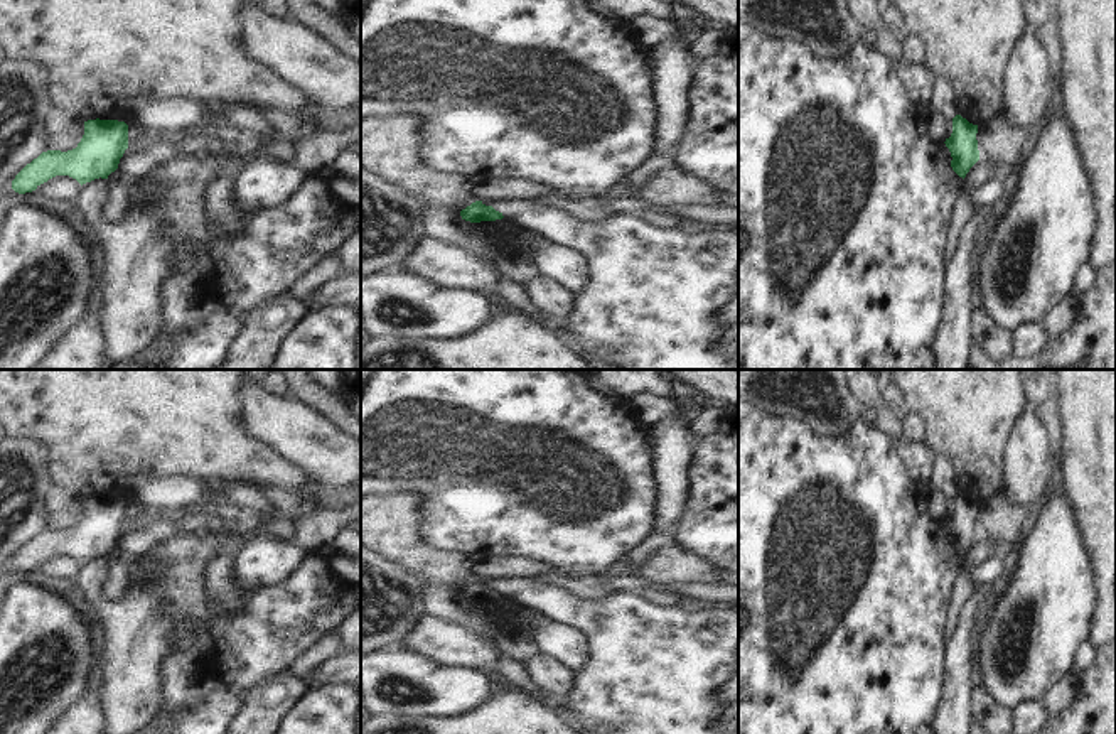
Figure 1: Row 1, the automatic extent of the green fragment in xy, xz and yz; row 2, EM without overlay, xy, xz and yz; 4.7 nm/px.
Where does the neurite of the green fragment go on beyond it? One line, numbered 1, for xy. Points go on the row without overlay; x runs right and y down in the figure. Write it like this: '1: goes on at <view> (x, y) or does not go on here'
1: does not go on here

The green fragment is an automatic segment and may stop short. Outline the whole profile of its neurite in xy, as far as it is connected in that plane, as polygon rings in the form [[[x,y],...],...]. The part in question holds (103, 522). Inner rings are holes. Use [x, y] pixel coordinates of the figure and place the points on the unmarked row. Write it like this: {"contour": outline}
{"contour": [[[88,498],[76,526],[47,528],[27,542],[12,559],[19,572],[32,570],[56,553],[69,553],[81,564],[94,557],[108,557],[118,547],[128,526],[128,503],[118,498]]]}

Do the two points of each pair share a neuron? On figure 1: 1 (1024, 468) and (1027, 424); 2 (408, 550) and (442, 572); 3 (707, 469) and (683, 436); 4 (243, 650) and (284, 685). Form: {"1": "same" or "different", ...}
{"1": "same", "2": "same", "3": "different", "4": "different"}

